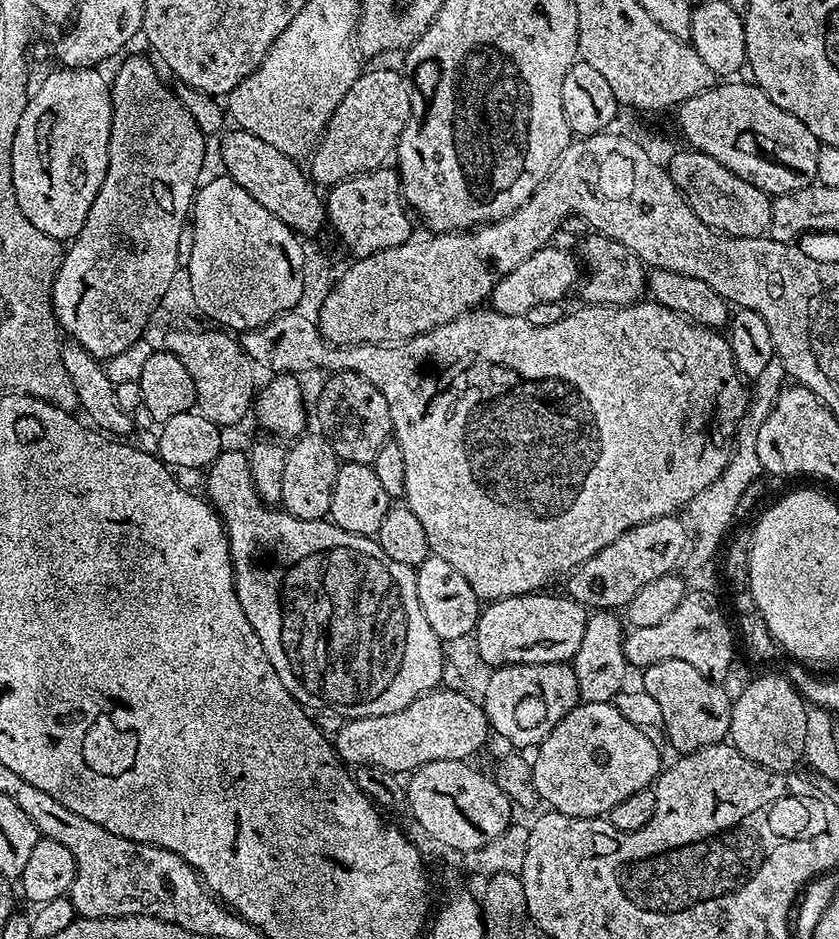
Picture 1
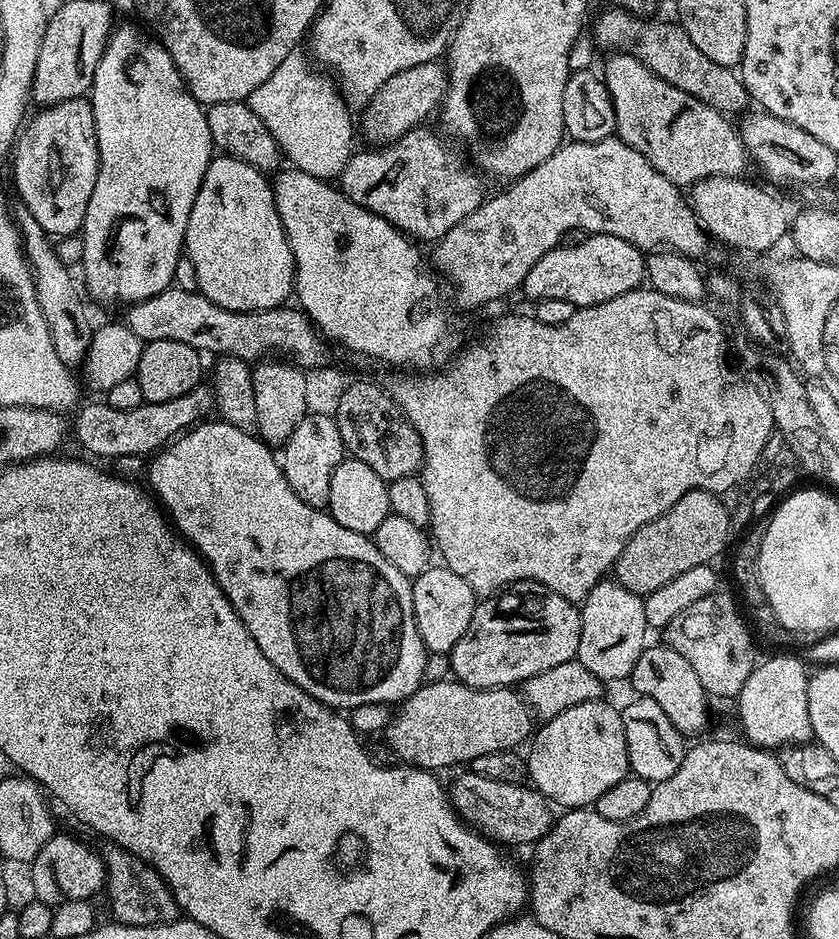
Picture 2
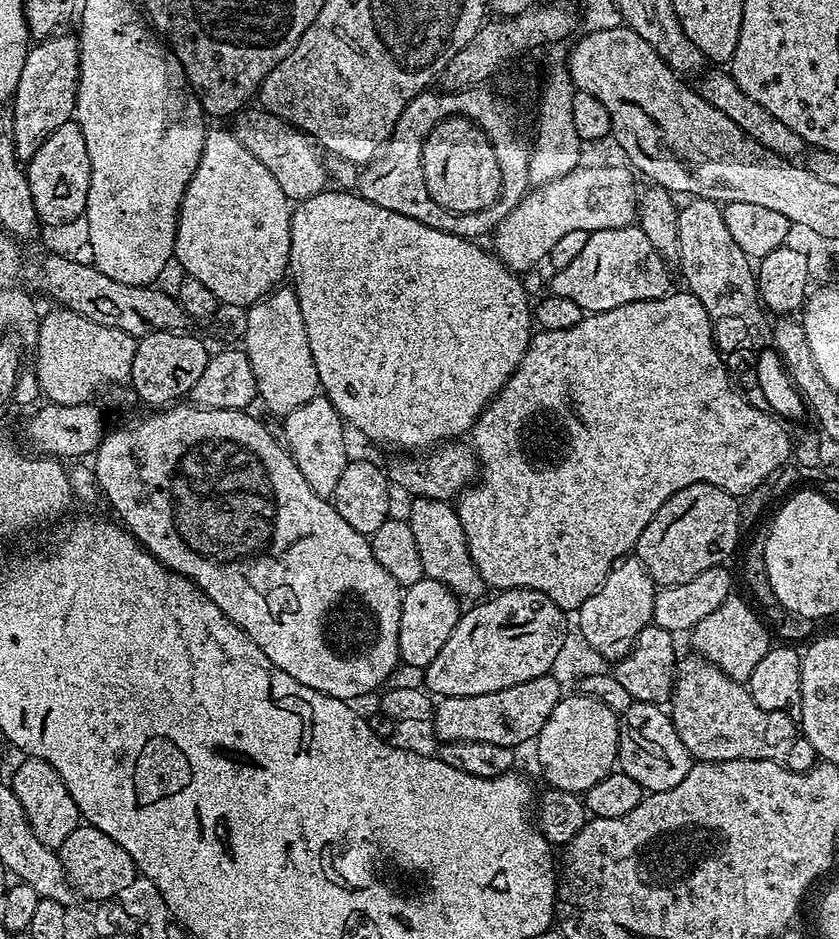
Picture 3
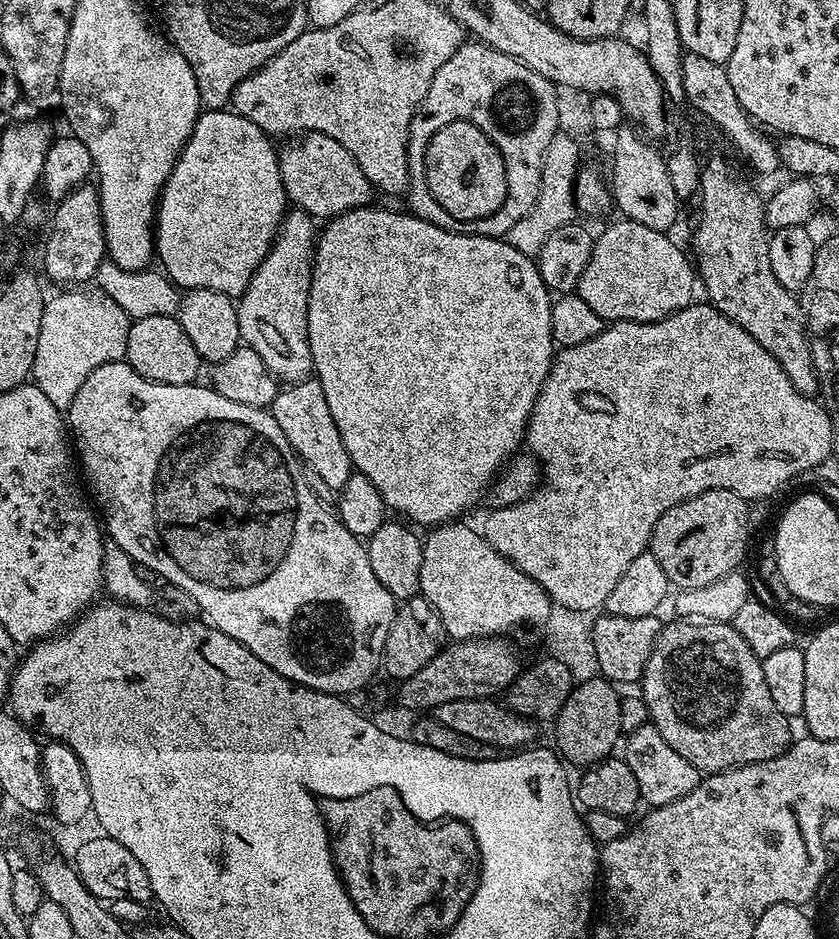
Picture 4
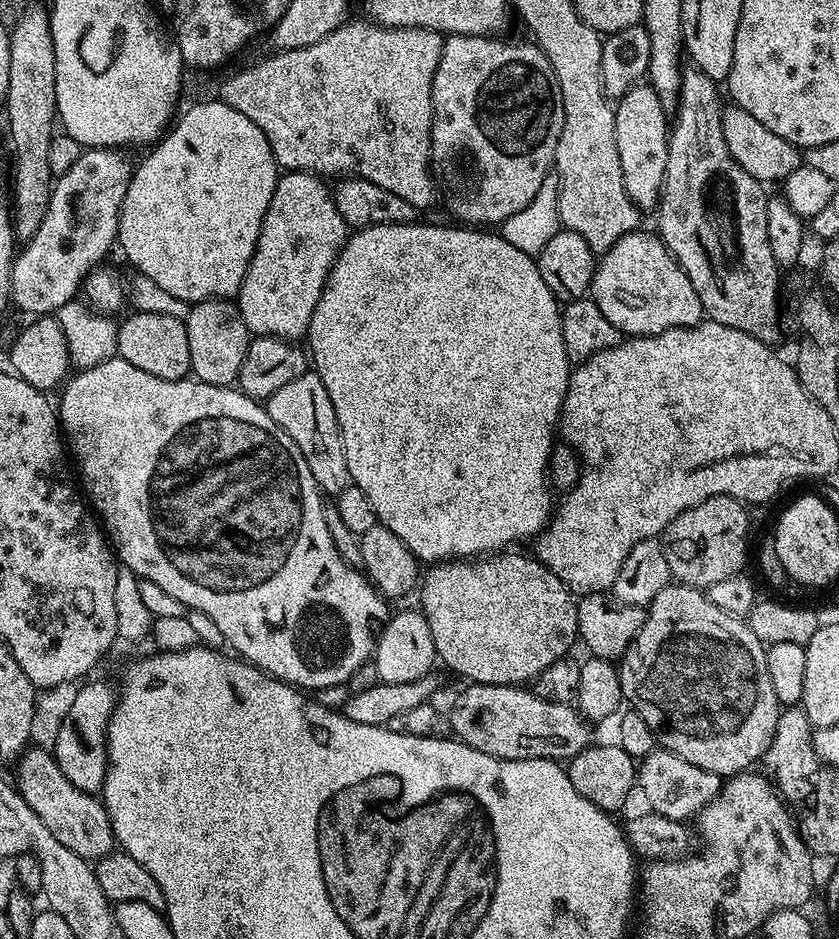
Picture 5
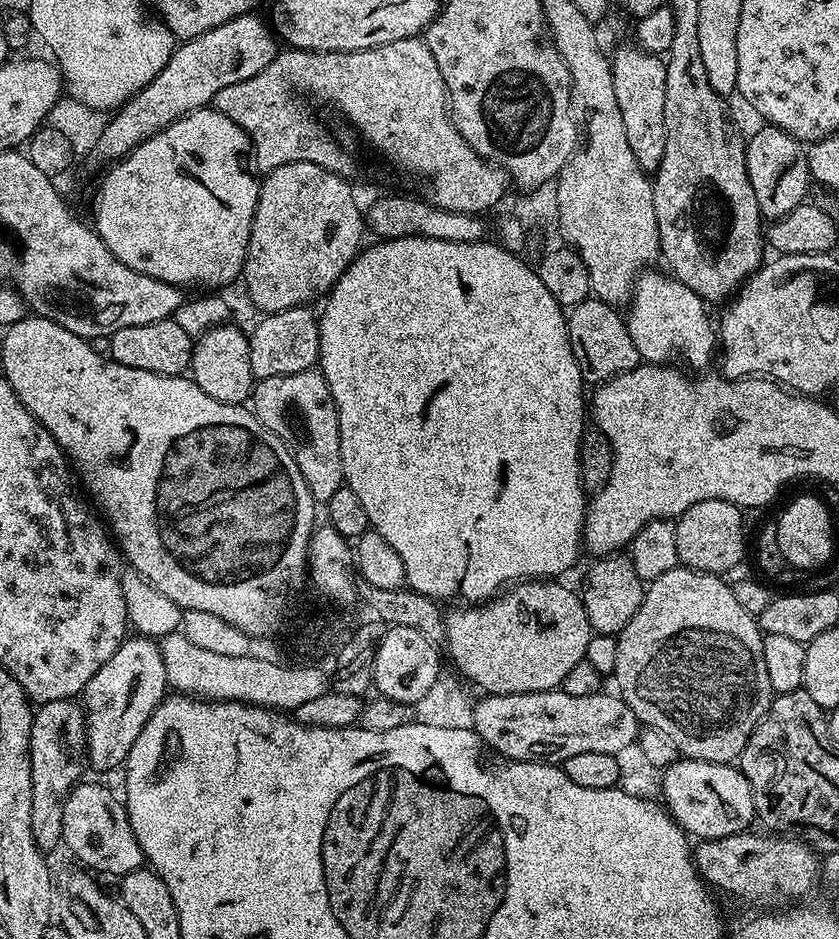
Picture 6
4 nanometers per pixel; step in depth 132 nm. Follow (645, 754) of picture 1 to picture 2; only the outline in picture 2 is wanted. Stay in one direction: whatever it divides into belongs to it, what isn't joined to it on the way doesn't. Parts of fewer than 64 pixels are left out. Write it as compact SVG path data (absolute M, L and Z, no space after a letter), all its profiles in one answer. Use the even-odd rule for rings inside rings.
M603 699L582 702L582 706L570 706L570 710L562 710L562 714L543 721L535 729L534 739L531 741L532 749L526 752L527 779L531 787L541 792L553 805L561 804L559 806L561 809L595 805L596 800L602 798L606 790L610 790L610 786L622 782L624 777L629 775L626 734L620 717L621 709L608 703L607 699Z

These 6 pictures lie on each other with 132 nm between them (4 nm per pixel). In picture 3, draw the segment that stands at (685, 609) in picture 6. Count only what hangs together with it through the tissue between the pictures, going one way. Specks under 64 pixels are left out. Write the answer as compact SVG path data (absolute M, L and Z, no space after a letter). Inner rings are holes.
M688 654L677 663L671 704L678 736L697 761L774 761L791 772L808 772L817 761L816 751L803 733L797 732L797 721L789 713L764 710L741 681L730 678L702 656Z

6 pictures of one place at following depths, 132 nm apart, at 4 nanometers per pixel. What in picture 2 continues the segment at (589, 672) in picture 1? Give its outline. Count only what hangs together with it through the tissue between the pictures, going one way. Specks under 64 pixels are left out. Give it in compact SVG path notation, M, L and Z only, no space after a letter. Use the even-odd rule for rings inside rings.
M605 578L594 586L594 590L590 590L579 610L580 637L576 659L599 680L627 681L634 670L634 662L638 662L649 643L650 629L646 622L644 597L626 590L615 579Z

